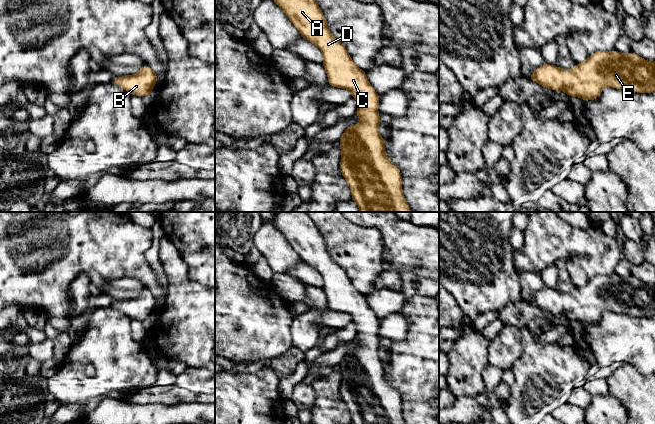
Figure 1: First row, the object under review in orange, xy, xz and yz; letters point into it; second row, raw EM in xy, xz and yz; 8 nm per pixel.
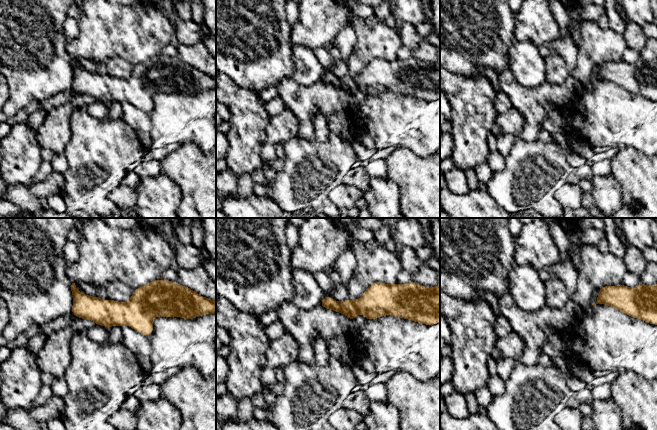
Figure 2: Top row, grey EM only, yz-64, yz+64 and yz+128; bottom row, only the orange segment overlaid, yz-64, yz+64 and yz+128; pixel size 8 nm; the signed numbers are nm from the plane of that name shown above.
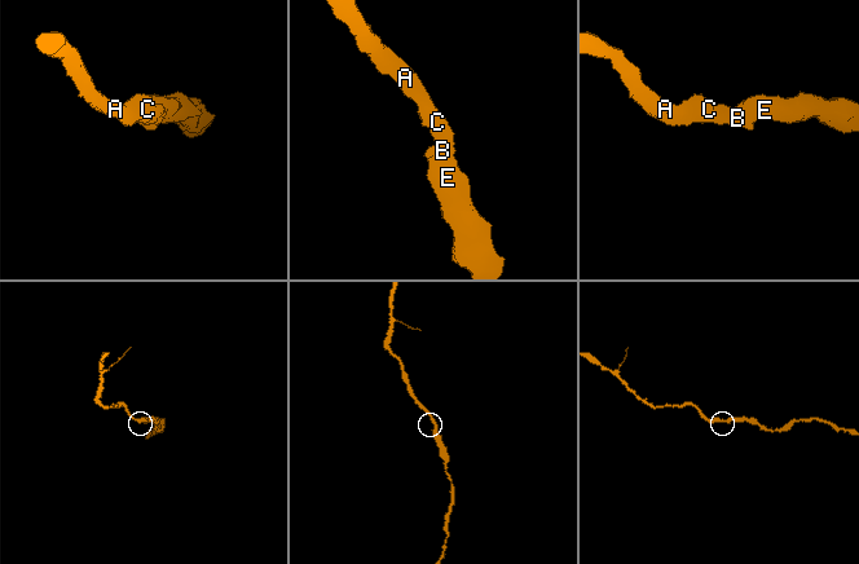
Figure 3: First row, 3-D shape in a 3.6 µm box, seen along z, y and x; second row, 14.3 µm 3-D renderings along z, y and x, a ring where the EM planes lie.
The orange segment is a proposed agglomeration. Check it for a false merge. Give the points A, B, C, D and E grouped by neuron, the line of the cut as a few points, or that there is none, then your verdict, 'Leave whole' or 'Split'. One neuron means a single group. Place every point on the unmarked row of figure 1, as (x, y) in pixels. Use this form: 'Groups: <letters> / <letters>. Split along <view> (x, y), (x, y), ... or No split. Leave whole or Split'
Groups: A B C D E. No split. Leave whole

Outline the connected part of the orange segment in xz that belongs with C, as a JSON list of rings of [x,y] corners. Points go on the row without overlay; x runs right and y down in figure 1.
[[[276,212],[271,223],[287,239],[302,262],[316,269],[323,277],[328,309],[348,313],[358,325],[356,338],[359,348],[348,351],[338,364],[342,381],[340,394],[351,414],[352,424],[406,424],[402,414],[400,394],[385,377],[385,364],[378,356],[380,320],[369,307],[365,295],[358,292],[344,269],[327,251],[327,245],[315,223],[306,212]]]

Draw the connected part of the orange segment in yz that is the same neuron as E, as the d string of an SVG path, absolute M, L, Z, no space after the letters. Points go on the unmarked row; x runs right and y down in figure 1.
M616 273L612 276L597 275L572 293L545 287L535 293L529 303L551 314L564 315L569 321L578 320L584 325L597 323L604 311L651 317L655 316L655 286L649 286L632 275L628 278L621 278Z

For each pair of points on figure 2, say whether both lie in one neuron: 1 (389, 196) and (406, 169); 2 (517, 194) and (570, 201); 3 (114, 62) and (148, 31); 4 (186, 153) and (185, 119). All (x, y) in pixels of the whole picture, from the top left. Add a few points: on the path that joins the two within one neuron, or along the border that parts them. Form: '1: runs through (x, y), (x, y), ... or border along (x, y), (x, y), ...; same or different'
1: border along (387, 176), (399, 188), (401, 207); different
2: border along (566, 182), (555, 192), (555, 199), (562, 207); different
3: border along (106, 61), (112, 57), (120, 56), (133, 66); different
4: border along (180, 143), (193, 142), (205, 153); different

